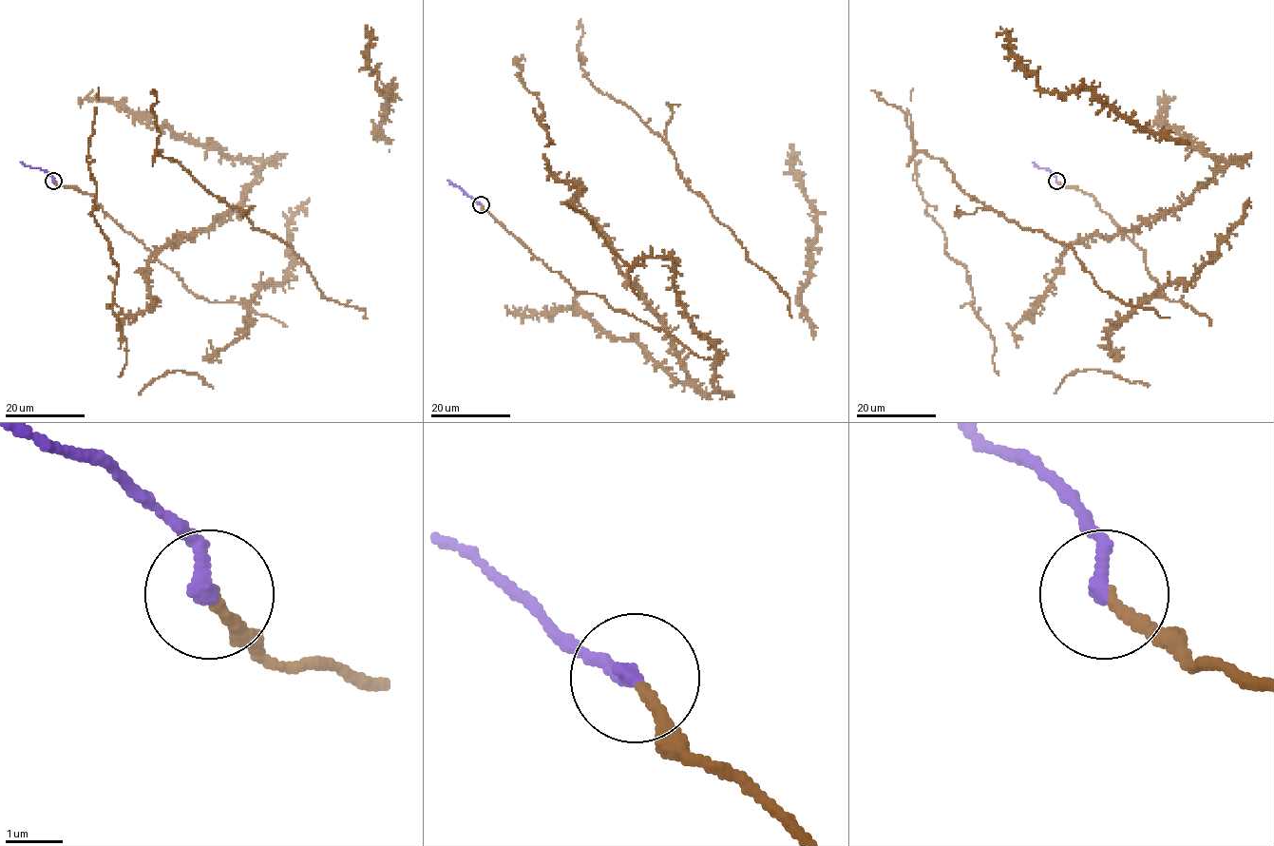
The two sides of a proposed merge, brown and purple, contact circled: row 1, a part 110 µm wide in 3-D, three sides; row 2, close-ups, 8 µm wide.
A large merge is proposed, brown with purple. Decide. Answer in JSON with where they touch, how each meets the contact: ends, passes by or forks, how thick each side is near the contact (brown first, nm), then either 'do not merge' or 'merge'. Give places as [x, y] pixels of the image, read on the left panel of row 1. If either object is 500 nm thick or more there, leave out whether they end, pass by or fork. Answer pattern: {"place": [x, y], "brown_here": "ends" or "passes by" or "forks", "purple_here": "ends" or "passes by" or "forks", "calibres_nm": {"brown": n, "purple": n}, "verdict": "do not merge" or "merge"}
{"place": [53, 181], "brown_here": "ends", "purple_here": "ends", "calibres_nm": {"brown": 180, "purple": 280}, "verdict": "merge"}

